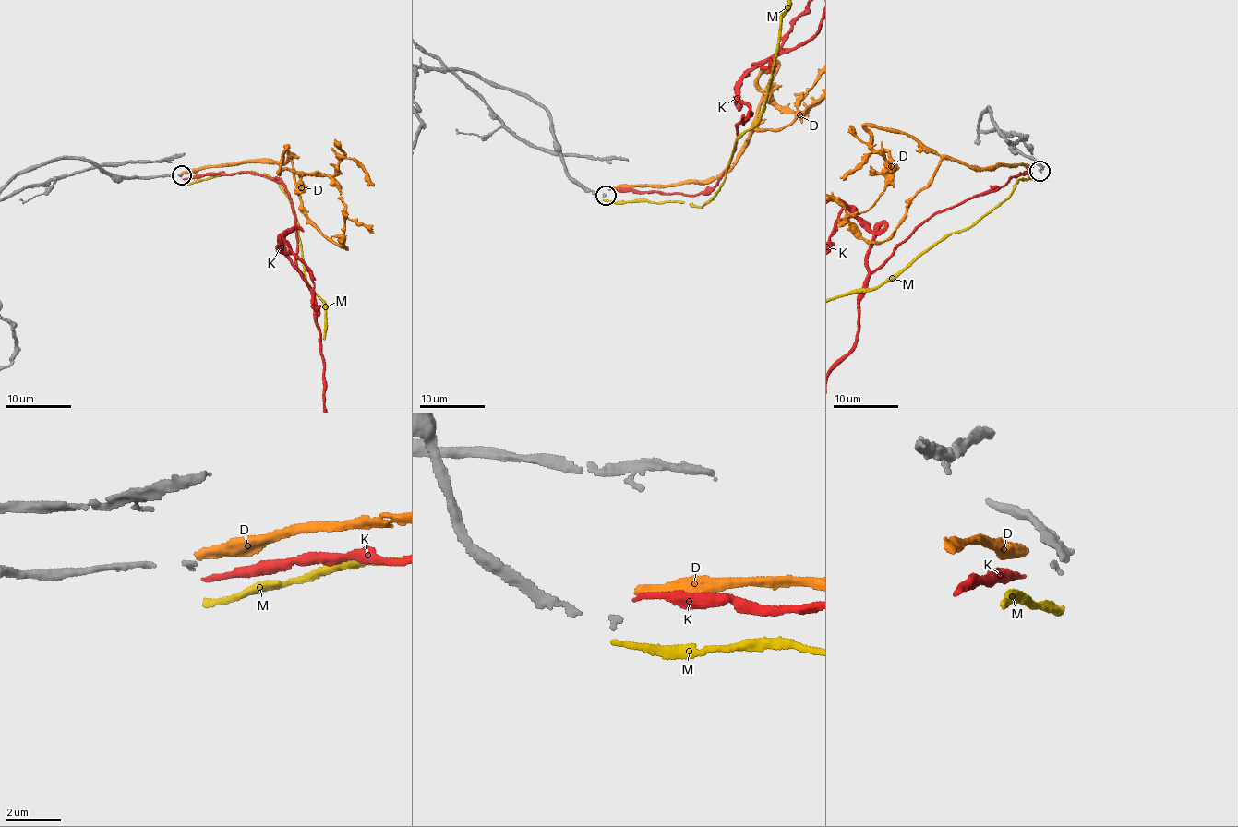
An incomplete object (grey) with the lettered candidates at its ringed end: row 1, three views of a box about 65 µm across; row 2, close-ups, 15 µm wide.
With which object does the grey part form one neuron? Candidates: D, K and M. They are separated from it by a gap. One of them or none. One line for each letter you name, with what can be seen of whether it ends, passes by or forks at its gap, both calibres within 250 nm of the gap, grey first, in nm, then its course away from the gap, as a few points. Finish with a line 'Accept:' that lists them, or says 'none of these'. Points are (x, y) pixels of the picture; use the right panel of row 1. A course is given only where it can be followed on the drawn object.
Accept: none of these

